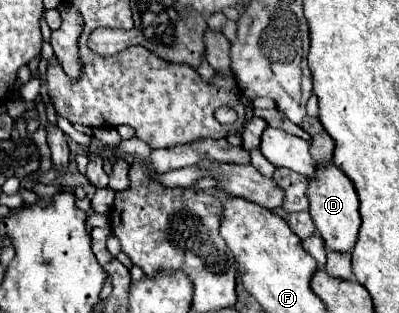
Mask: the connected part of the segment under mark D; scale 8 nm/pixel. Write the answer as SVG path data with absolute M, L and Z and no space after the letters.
M334 162L316 164L314 176L308 178L306 196L310 202L308 212L316 224L316 232L324 238L326 246L338 252L350 252L356 244L362 220L358 214L358 194L348 176L342 174L342 170Z

